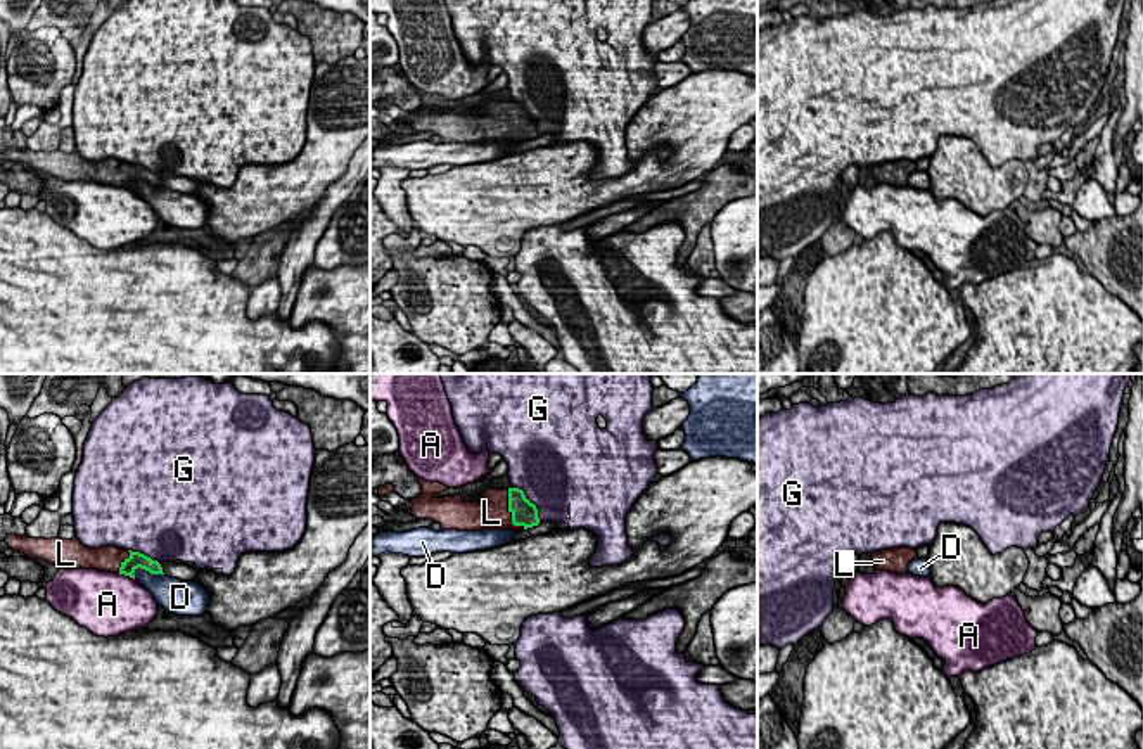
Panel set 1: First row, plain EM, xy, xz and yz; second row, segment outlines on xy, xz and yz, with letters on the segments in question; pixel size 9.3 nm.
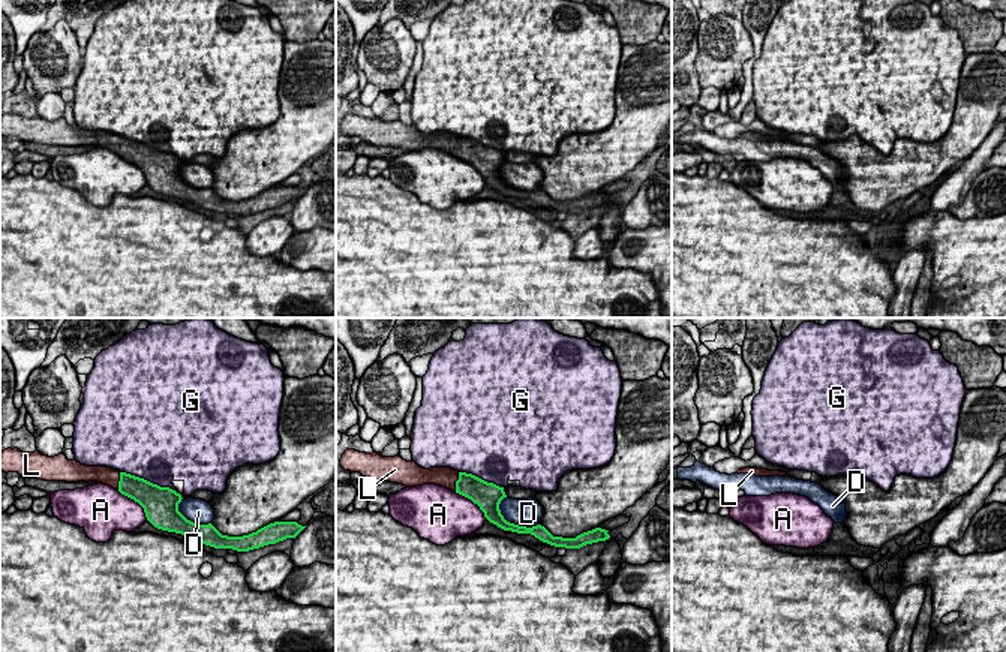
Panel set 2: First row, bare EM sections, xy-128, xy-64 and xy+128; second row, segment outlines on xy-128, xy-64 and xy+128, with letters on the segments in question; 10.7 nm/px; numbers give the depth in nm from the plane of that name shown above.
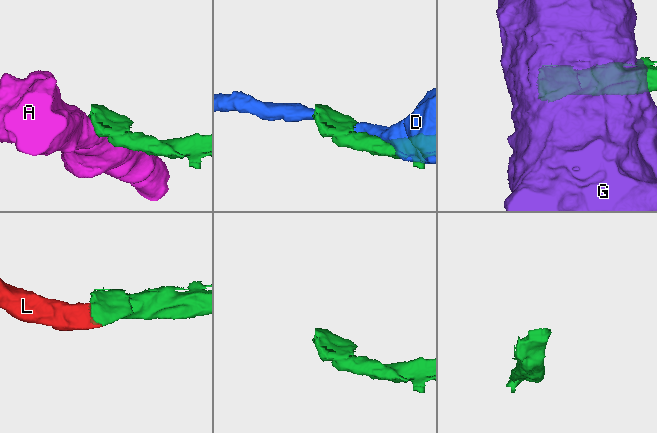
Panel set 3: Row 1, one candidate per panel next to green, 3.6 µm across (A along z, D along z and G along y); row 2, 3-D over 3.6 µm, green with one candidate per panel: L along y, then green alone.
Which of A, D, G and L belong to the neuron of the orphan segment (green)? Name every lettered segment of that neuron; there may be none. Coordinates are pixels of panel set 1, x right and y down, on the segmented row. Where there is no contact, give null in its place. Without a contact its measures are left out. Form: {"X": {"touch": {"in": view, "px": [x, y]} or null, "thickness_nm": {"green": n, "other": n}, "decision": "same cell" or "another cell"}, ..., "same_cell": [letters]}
{"A": {"touch": {"in": "xy", "px": [127, 575]}, "thickness_nm": {"green": 140, "other": 480}, "decision": "another cell"}, "D": {"touch": {"in": "xy", "px": [147, 569]}, "thickness_nm": {"green": 140, "other": 240}, "decision": "another cell"}, "G": {"touch": {"in": "xz", "px": [529, 502]}, "thickness_nm": {"green": 240, "other": 480}, "decision": "another cell"}, "L": {"touch": {"in": "xz", "px": [509, 511]}, "thickness_nm": {"green": 240, "other": 300}, "decision": "same cell"}, "same_cell": ["L"]}

